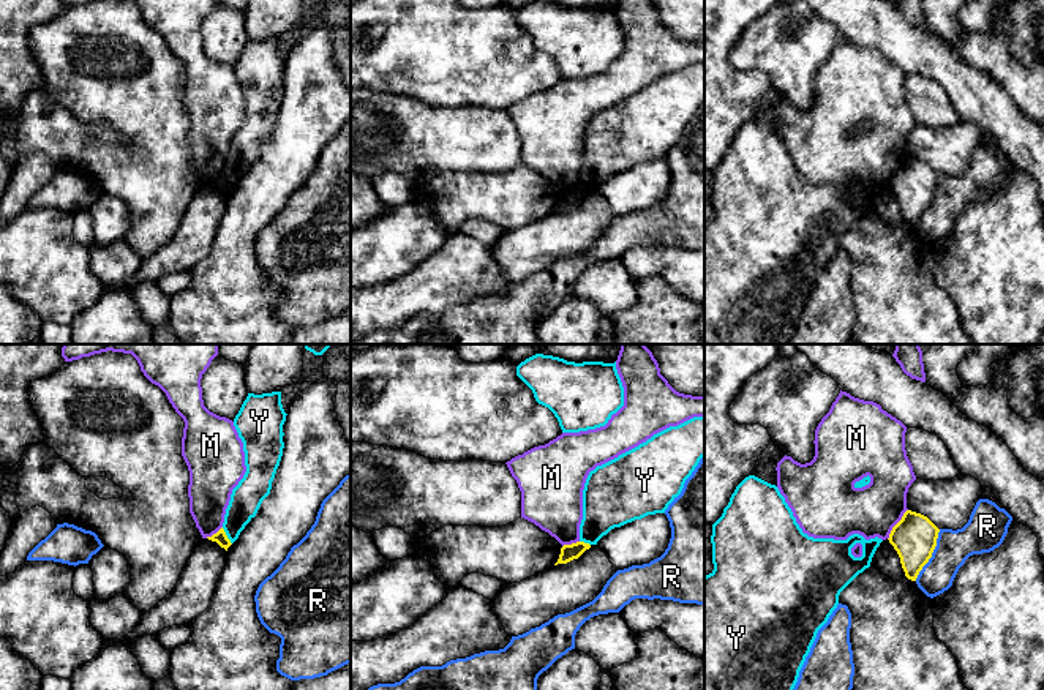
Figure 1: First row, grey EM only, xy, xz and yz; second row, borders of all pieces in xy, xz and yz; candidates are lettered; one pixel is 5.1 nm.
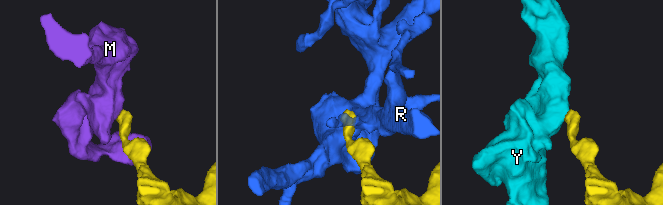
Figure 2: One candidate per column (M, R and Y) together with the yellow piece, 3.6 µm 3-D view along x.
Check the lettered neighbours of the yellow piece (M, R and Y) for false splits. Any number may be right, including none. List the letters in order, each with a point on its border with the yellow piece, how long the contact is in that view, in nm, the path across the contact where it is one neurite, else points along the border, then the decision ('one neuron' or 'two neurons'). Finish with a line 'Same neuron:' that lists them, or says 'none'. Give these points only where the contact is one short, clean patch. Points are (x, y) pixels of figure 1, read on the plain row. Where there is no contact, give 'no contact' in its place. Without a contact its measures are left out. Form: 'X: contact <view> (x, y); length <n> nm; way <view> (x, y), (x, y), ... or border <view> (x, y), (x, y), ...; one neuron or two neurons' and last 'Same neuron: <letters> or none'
M: contact yz (896, 171); length 190 nm; border yz (907, 155), (888, 185); two neurons
R: contact yz (931, 201); length 300 nm; two neurons
Y: contact xy (226, 182); length 100 nm; border xy (221, 174), (231, 190); two neurons
Same neuron: none

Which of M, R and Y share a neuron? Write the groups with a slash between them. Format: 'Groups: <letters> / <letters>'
Groups: M / R / Y

